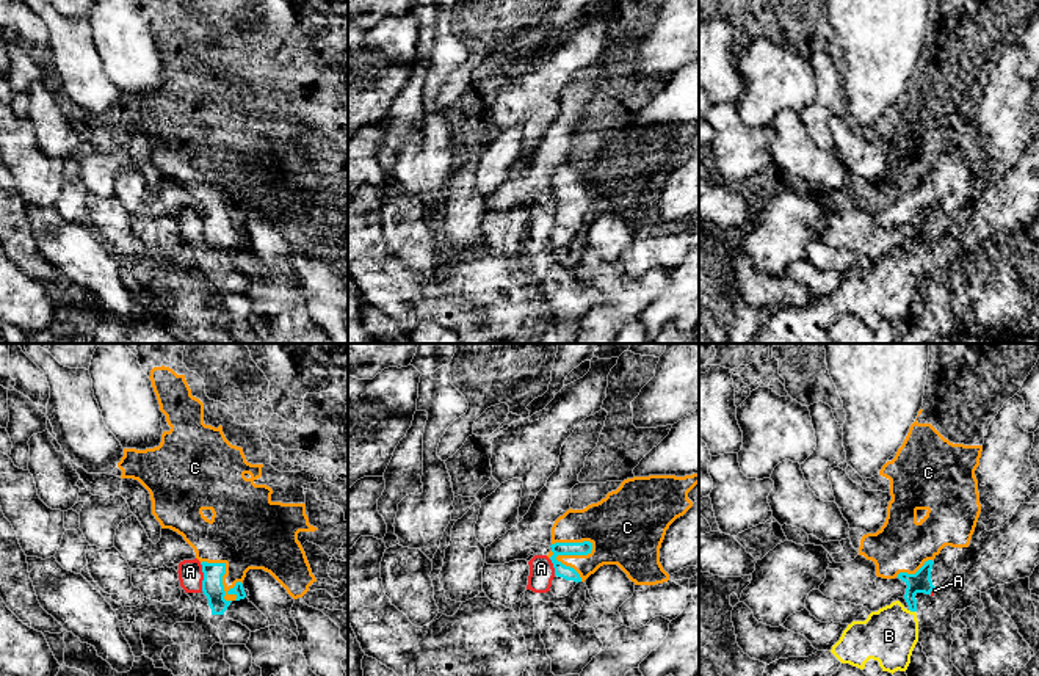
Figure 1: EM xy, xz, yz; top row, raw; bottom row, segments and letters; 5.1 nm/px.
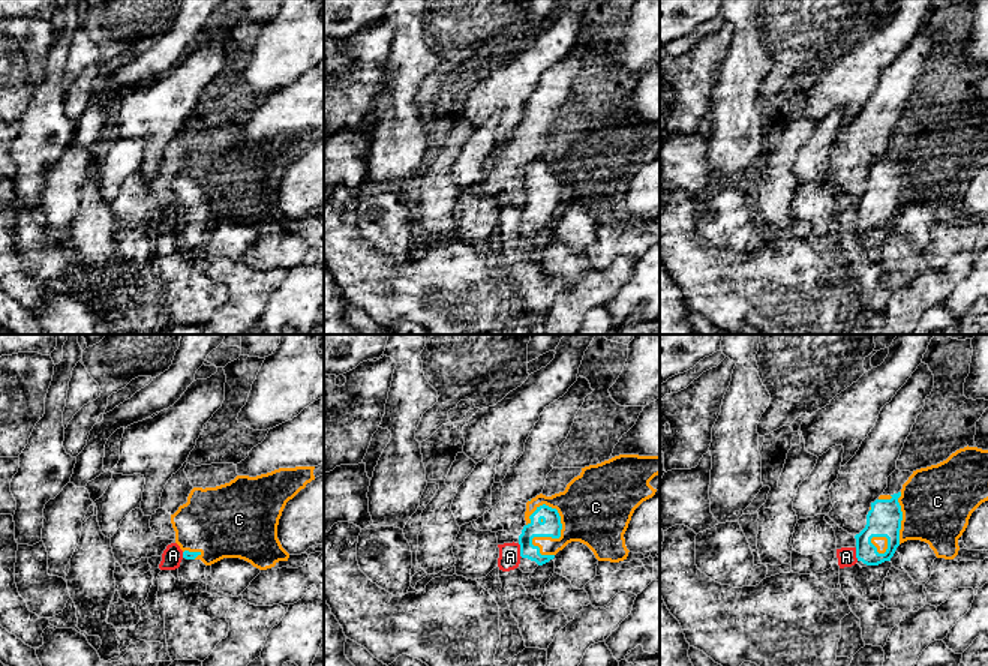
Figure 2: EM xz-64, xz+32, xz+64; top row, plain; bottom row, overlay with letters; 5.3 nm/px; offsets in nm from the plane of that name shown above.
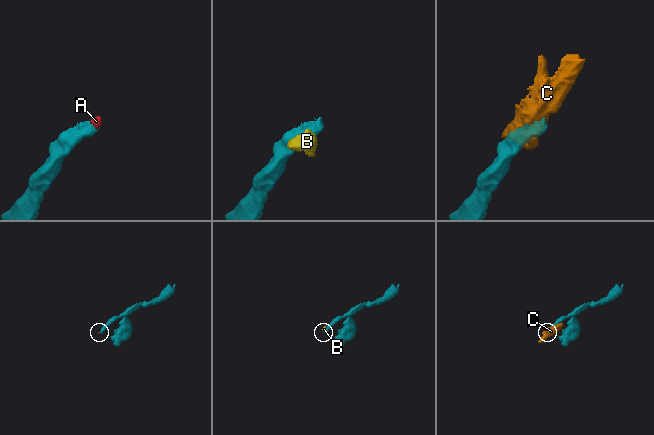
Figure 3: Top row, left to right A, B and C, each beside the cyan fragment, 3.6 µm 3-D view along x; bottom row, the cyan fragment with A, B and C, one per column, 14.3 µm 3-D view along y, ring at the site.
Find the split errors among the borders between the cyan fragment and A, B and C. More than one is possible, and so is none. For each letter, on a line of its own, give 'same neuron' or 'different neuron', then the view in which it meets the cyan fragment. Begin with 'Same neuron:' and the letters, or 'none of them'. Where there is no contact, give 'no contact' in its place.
Same neuron: C
A: different neuron | xy
B: different neuron | yz
C: same neuron | xz

